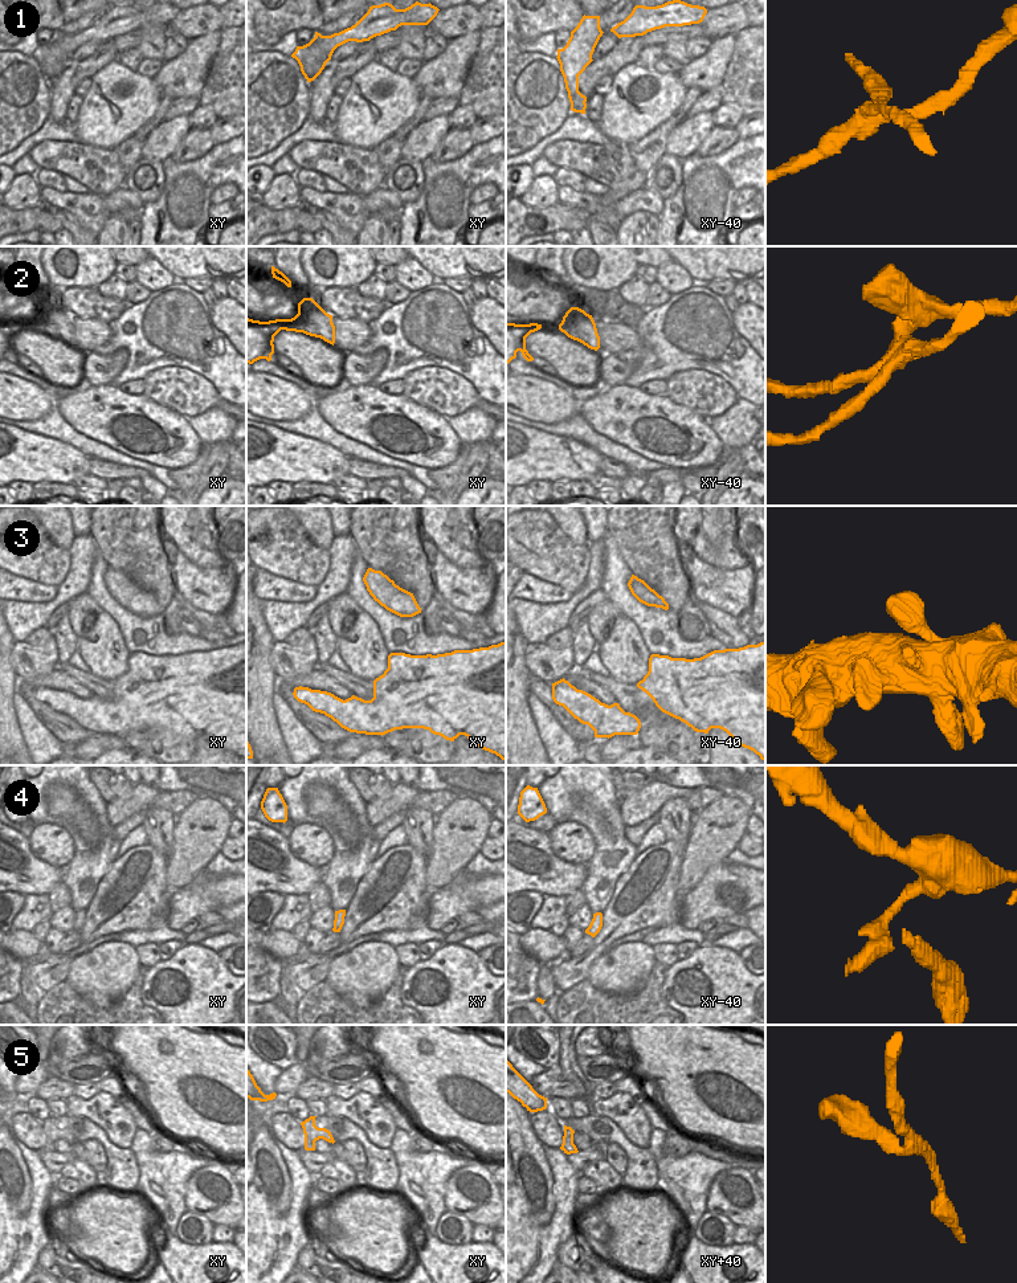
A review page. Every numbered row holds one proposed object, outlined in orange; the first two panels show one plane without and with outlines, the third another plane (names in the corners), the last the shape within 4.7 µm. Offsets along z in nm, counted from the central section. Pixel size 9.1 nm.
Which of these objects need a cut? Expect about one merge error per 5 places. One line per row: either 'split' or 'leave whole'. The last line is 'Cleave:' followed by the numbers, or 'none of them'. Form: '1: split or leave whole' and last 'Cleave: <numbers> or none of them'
1: split
2: split
3: leave whole
4: leave whole
5: leave whole
Cleave: 1, 2

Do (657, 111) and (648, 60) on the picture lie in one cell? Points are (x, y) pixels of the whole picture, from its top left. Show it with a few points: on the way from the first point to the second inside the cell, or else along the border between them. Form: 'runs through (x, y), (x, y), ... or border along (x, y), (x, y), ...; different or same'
border along (637, 62), (652, 69); different

